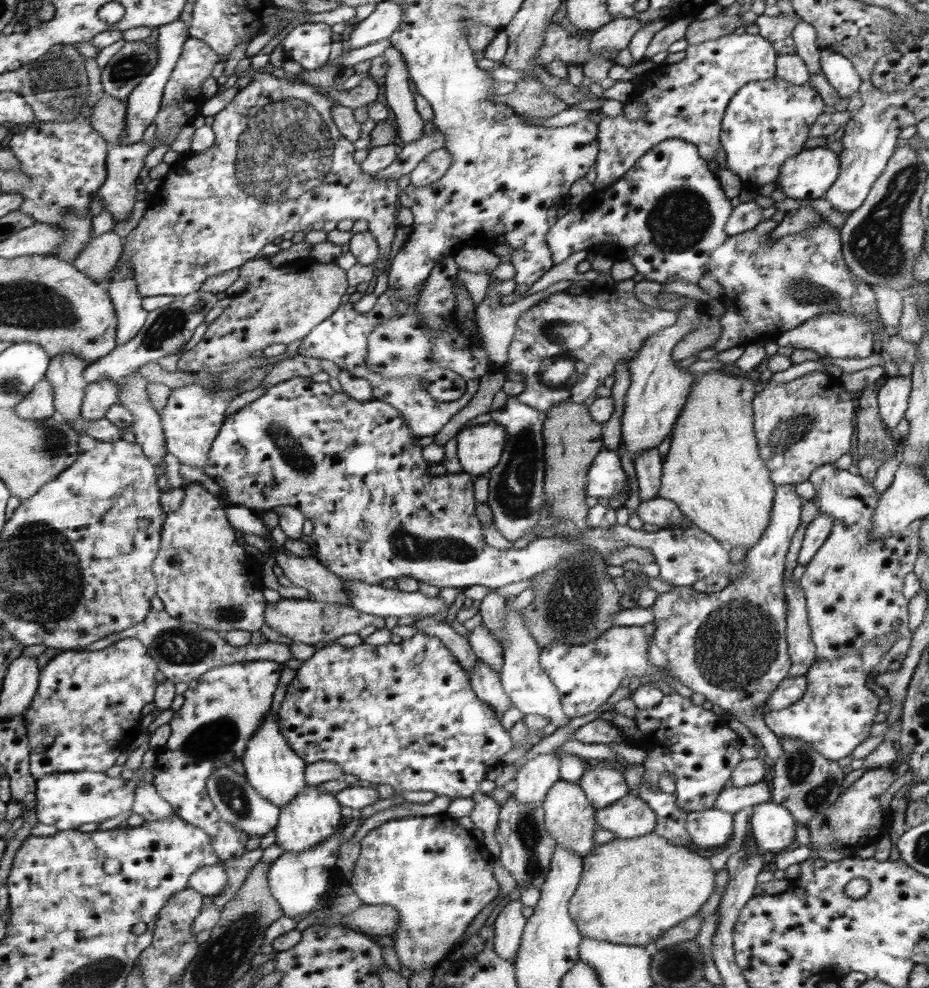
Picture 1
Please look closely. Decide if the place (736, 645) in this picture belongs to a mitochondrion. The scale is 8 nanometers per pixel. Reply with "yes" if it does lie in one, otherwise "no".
yes

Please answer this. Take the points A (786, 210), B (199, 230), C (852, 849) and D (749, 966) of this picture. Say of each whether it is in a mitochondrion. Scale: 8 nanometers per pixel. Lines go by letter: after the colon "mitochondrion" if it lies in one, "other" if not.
A: other
B: other
C: other
D: other

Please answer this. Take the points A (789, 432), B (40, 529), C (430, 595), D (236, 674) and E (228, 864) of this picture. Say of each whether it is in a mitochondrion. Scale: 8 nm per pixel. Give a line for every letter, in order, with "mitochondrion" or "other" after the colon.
A: mitochondrion
B: mitochondrion
C: other
D: other
E: other

